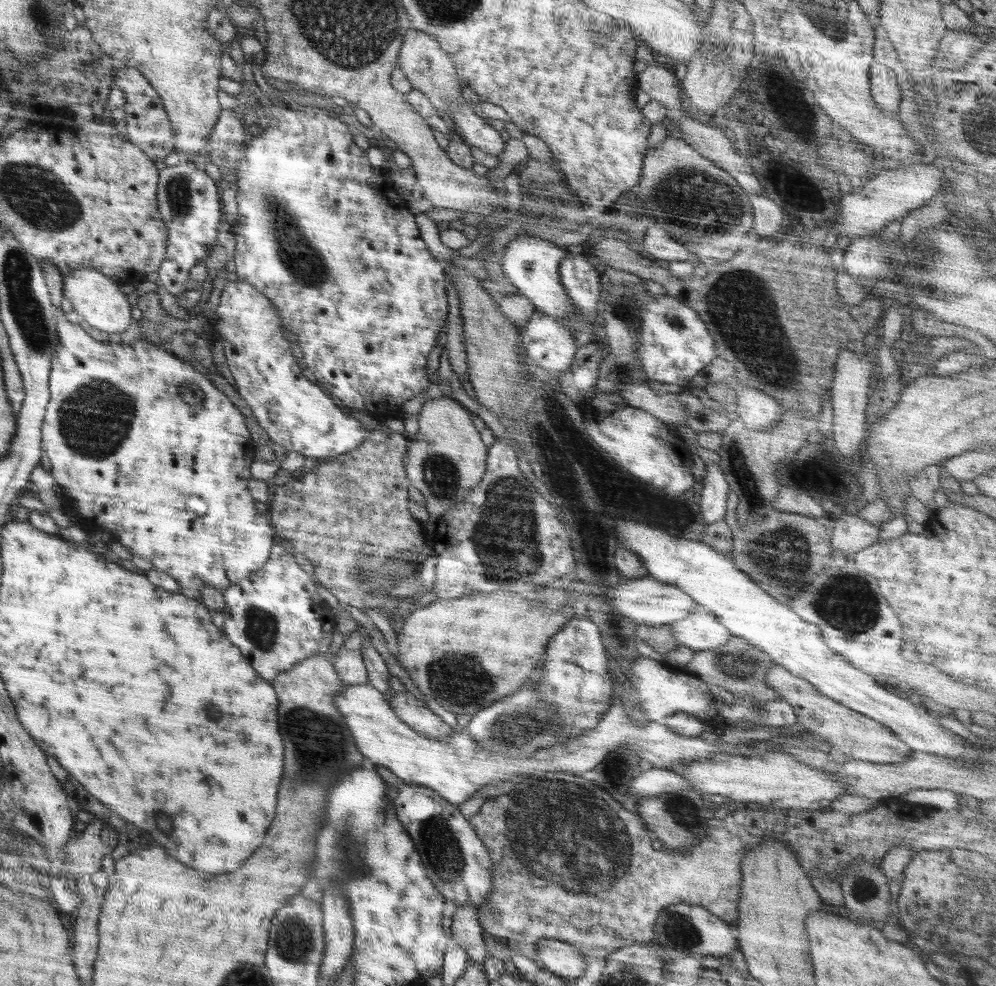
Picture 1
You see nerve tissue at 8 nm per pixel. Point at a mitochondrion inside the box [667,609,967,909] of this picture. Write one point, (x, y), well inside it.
(864, 889)

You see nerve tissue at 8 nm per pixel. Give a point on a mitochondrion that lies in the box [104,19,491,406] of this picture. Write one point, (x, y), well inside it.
(297, 253)

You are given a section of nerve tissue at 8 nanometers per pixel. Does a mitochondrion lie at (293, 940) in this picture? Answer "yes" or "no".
yes

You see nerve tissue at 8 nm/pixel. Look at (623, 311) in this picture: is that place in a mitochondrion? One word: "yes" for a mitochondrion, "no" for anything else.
yes

